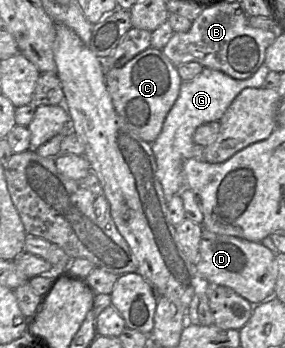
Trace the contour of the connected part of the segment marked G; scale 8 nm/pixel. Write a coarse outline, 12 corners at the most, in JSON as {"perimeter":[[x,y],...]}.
{"perimeter":[[263,63],[234,79],[204,67],[182,82],[151,143],[166,204],[184,186],[195,130],[219,121]]}

